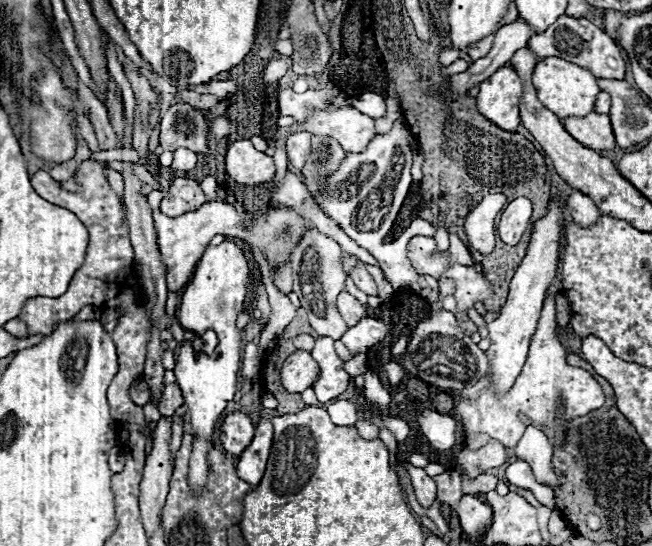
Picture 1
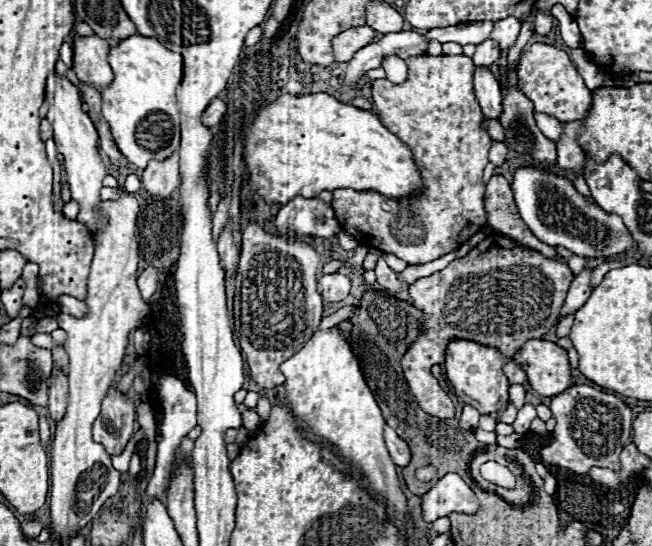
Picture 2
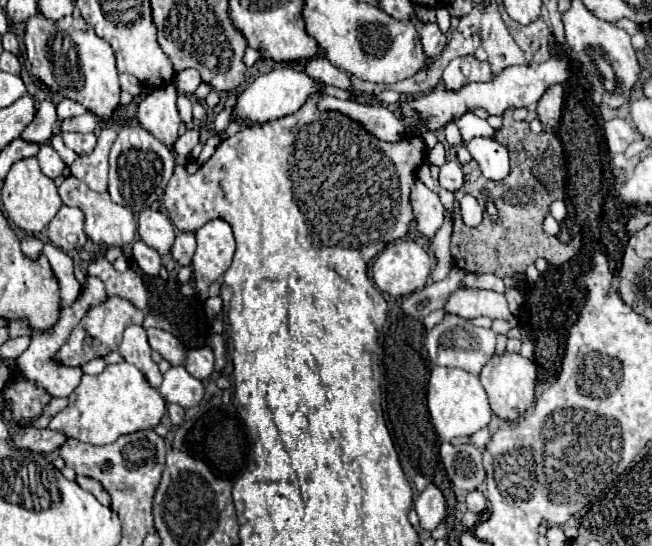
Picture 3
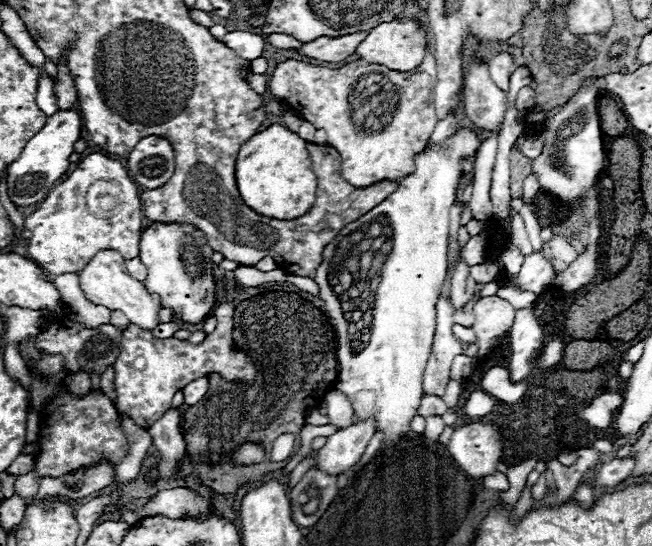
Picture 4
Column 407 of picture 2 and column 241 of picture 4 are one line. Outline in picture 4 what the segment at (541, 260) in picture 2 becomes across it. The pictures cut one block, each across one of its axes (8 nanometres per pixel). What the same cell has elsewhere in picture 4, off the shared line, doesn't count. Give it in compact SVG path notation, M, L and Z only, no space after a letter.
M224 300L216 310L216 328L208 334L200 344L192 344L188 340L178 338L156 338L150 332L140 330L130 324L122 330L120 338L120 354L114 362L114 388L116 388L116 408L120 414L126 414L140 428L150 428L164 410L170 408L172 396L178 388L184 388L192 378L206 376L210 372L220 372L226 380L242 382L254 380L254 366L244 352L234 350L232 332L234 332L234 304Z

